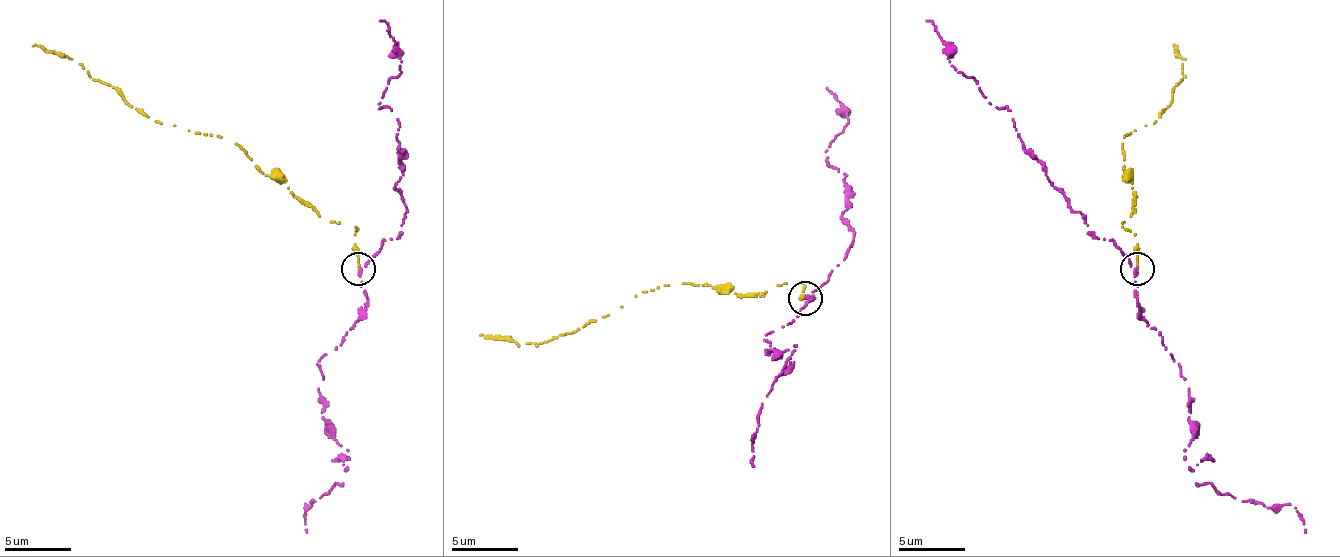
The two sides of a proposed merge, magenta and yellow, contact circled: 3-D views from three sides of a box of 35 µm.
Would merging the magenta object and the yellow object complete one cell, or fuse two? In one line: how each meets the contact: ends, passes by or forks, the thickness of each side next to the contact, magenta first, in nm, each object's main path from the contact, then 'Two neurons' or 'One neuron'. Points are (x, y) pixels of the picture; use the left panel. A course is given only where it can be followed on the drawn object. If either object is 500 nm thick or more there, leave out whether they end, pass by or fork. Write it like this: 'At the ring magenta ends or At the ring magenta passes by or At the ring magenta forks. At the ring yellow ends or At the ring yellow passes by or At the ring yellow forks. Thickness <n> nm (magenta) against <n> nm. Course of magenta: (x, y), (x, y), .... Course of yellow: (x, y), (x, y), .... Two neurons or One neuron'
At the ring magenta passes by. At the ring yellow ends. Thickness 200 nm (magenta) against 160 nm. Course of magenta: (359, 266), (365, 316), (326, 352), (319, 369), (326, 429), (349, 452), (342, 482), (306, 505), (306, 532). Course of yellow: (359, 269), (355, 226), (329, 222), (286, 183), (262, 173), (236, 143), (143, 116), (73, 60), (33, 46). Two neurons

